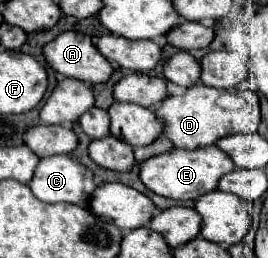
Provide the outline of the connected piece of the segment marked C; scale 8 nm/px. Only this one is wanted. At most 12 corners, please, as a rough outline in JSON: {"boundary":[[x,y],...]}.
{"boundary":[[73,157],[39,161],[29,187],[45,203],[83,205],[97,183]]}

